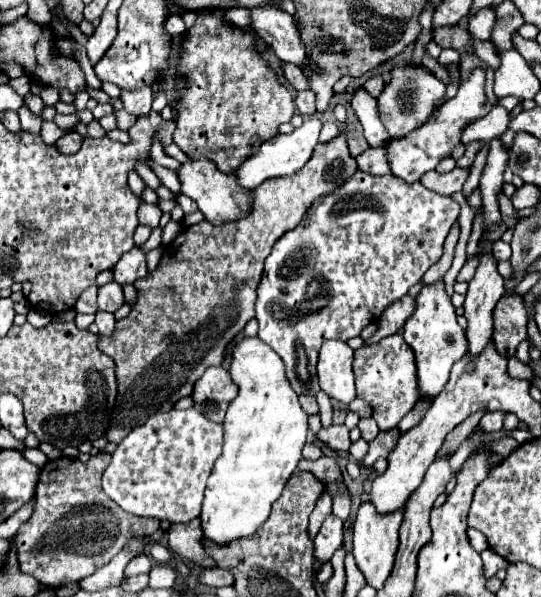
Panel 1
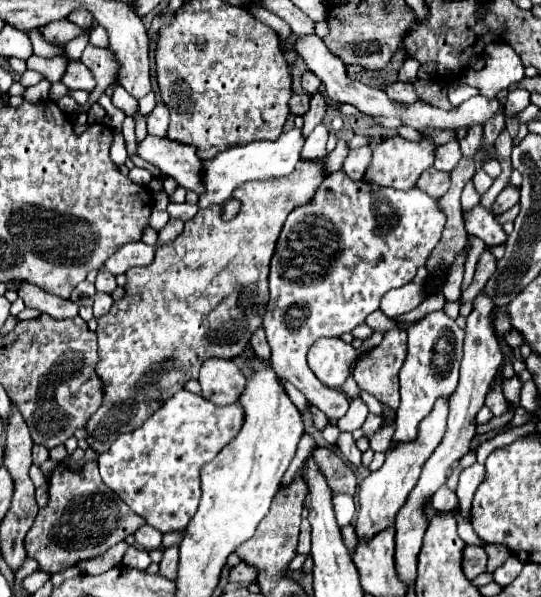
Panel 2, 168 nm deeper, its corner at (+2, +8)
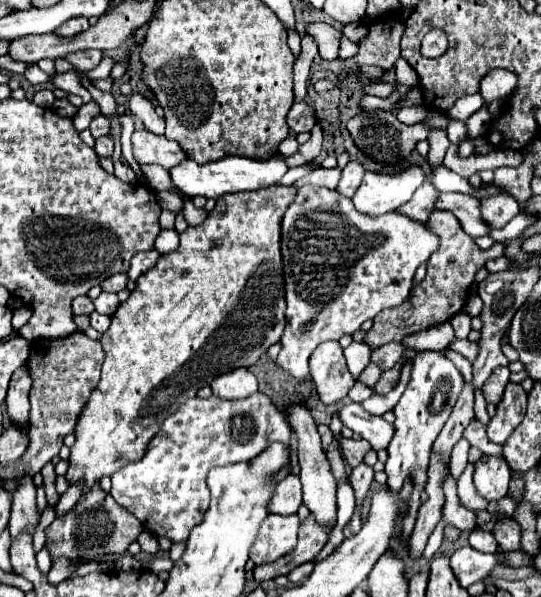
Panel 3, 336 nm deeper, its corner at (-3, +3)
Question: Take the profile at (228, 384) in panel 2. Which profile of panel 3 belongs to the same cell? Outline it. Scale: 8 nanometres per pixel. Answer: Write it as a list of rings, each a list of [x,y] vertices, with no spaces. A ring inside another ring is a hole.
[[[235,370],[229,374],[223,374],[211,382],[211,390],[215,396],[221,398],[243,398],[257,392],[257,378],[249,370]]]

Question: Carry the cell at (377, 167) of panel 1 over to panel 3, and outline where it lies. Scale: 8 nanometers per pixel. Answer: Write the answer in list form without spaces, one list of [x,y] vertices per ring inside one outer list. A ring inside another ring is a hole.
[[[349,162],[341,172],[341,180],[337,184],[337,192],[347,196],[347,198],[351,198],[355,194],[355,188],[359,188],[363,174],[365,174],[365,170],[363,170],[363,166],[359,162]]]

